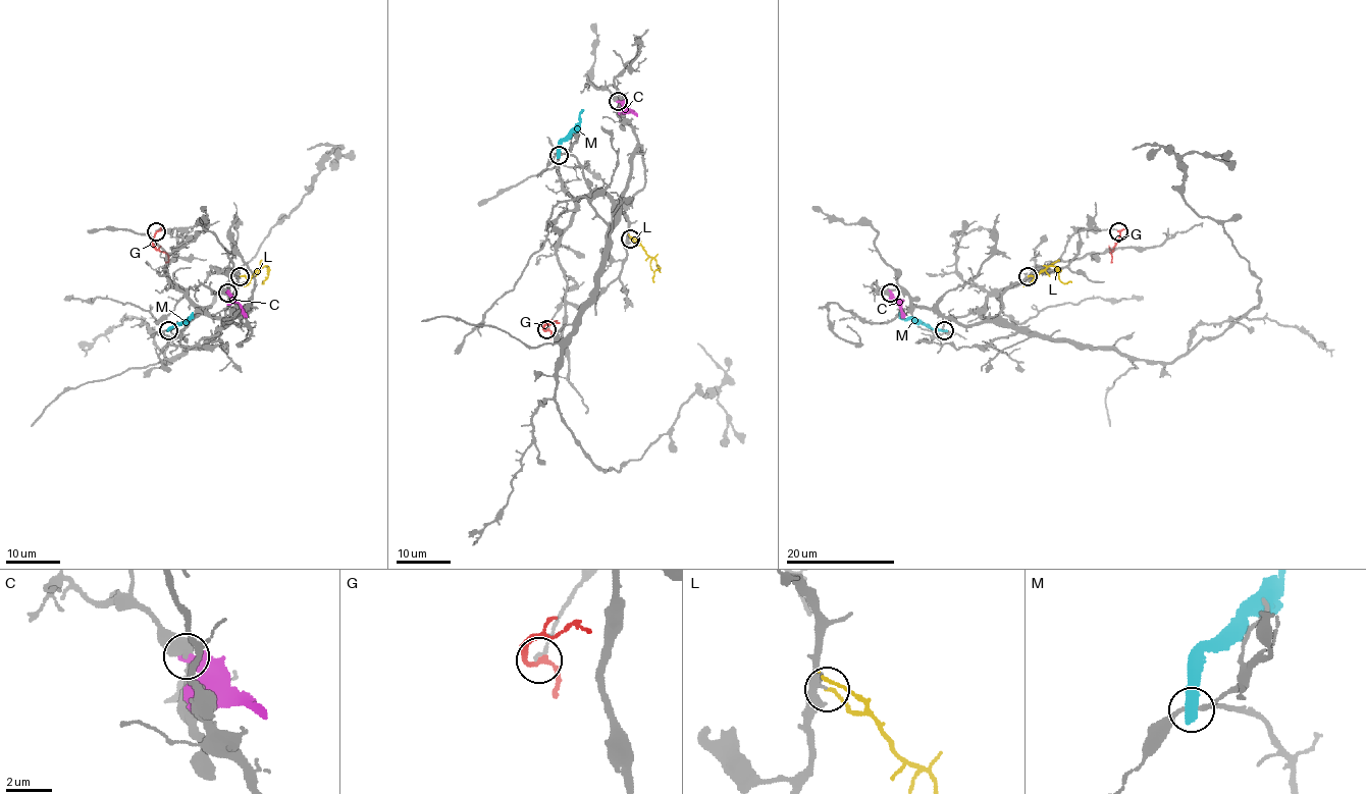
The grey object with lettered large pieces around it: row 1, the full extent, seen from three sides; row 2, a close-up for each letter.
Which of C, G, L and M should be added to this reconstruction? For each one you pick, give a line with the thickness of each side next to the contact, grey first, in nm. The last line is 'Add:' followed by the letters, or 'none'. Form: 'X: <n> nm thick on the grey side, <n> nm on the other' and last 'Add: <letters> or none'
Add: none

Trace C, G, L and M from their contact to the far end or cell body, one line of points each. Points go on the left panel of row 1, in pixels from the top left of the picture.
C: (227, 293), (247, 317)
G: (157, 231), (153, 243), (157, 250), (167, 255), (169, 260), (165, 263)
L: (240, 276), (251, 279), (265, 266), (268, 278), (263, 283), (264, 280)
M: (167, 330), (177, 324), (184, 324), (192, 312)

